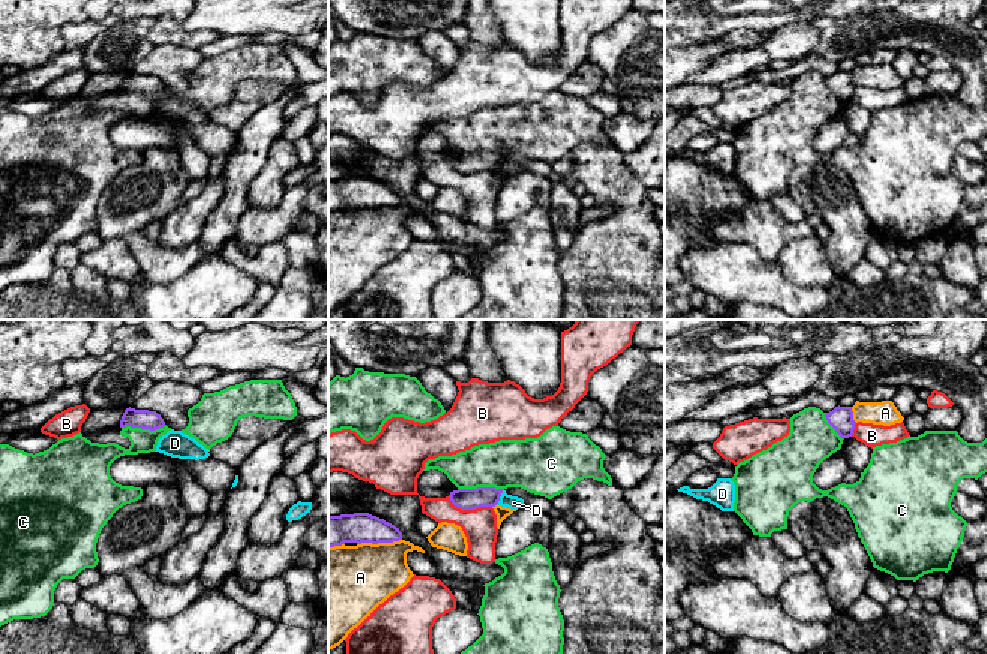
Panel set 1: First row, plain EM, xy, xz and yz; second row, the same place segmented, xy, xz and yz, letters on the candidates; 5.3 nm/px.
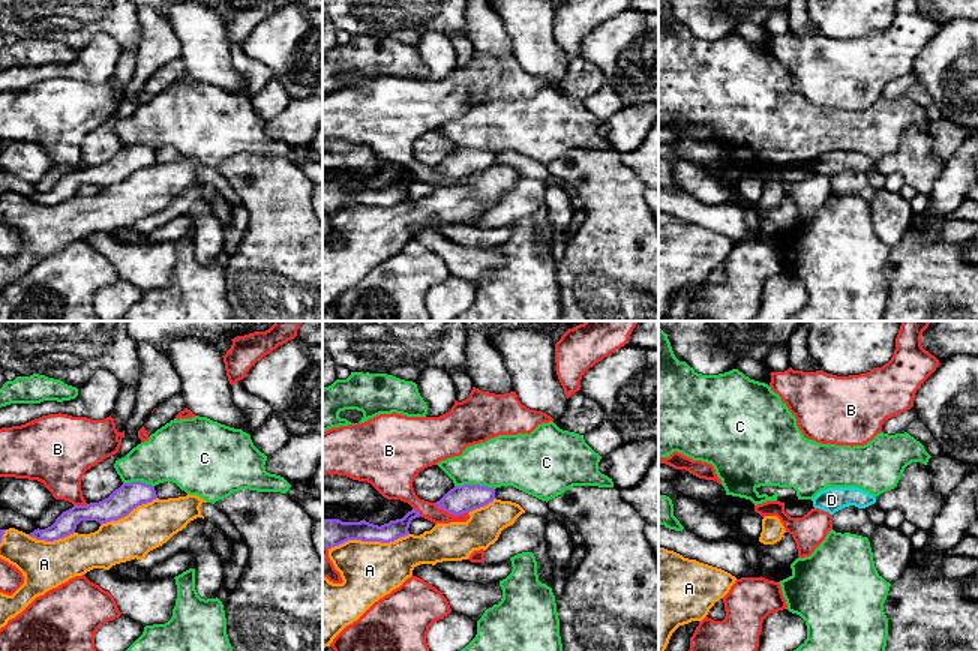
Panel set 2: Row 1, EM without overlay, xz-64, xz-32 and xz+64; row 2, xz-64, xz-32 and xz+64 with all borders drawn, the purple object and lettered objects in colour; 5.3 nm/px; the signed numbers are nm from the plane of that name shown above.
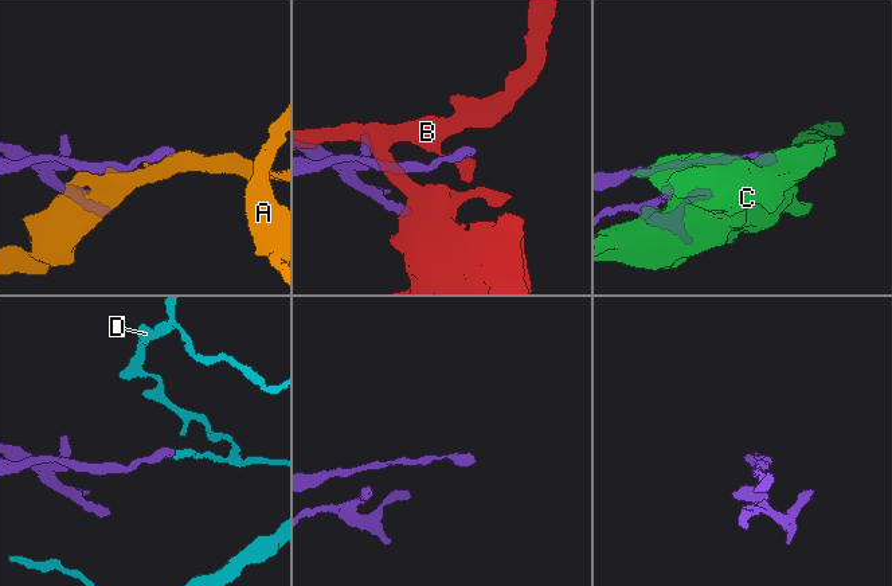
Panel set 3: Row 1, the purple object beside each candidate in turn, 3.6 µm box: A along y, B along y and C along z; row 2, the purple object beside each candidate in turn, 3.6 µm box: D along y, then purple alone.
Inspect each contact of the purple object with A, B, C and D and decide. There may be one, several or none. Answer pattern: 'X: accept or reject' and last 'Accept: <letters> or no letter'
A: reject
B: reject
C: reject
D: reject
Accept: no letter

